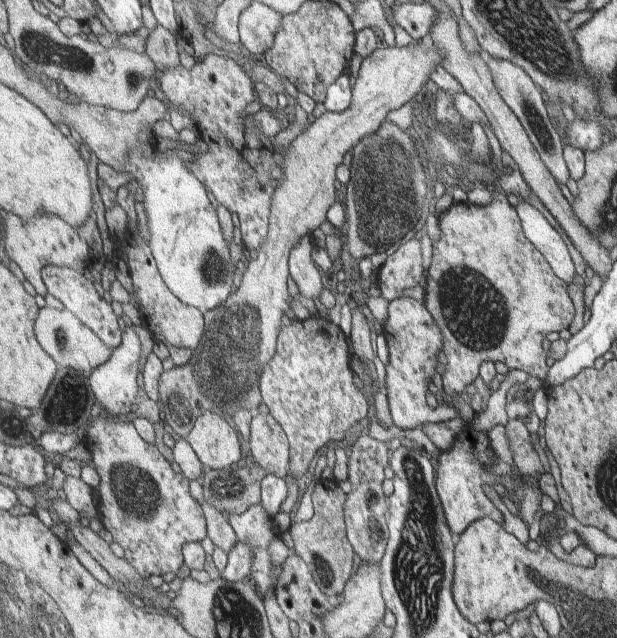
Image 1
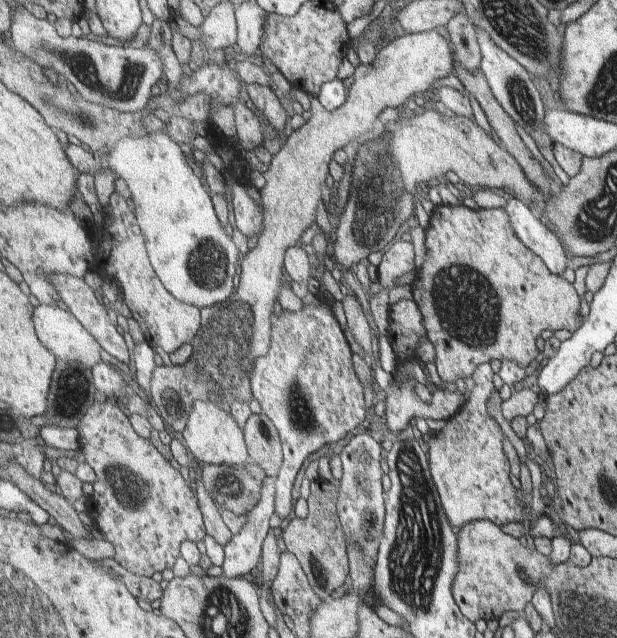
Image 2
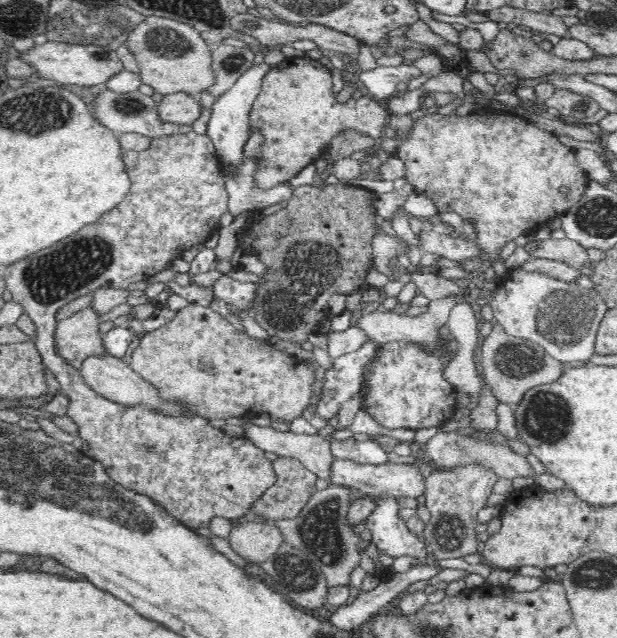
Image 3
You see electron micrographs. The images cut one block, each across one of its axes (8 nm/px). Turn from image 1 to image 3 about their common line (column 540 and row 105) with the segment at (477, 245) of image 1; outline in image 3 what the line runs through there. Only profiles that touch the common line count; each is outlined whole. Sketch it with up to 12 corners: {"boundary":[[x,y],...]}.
{"boundary":[[312,58],[272,65],[247,114],[256,190],[281,186],[344,130],[380,139],[388,111],[340,102]]}

